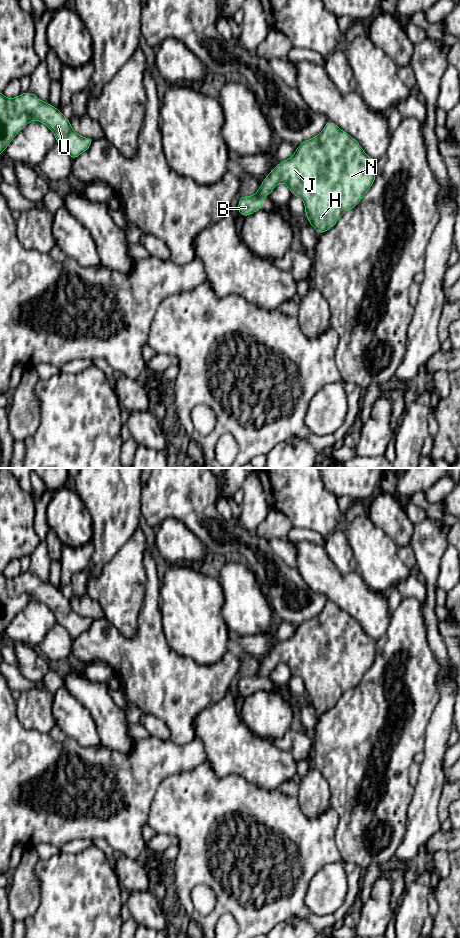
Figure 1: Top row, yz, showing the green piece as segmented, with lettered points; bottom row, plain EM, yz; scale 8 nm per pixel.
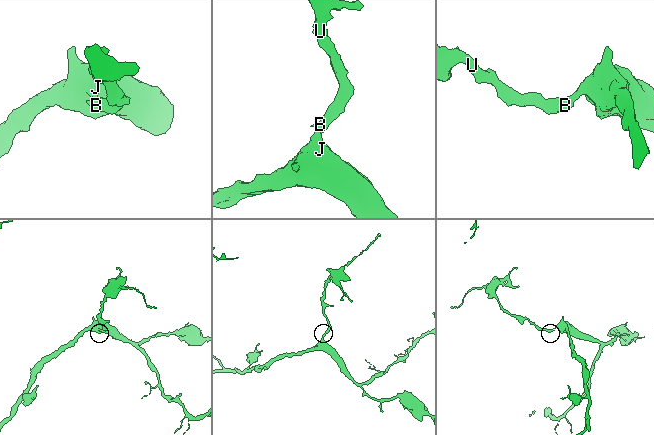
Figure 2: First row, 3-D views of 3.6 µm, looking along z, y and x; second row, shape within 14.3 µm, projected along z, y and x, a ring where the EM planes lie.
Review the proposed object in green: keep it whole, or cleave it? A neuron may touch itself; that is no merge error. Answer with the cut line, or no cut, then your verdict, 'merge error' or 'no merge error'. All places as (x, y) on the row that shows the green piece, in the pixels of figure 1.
cut yz (254, 195), (260, 197); merge error

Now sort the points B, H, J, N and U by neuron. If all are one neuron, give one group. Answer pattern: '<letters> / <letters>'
B U / H J N

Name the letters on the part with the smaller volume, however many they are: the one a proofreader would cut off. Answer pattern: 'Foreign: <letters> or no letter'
Foreign: B, U

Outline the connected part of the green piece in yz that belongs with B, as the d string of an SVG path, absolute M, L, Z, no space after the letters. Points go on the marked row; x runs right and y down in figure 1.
M241 196L238 202L238 212L243 217L262 210L262 198L256 196Z

